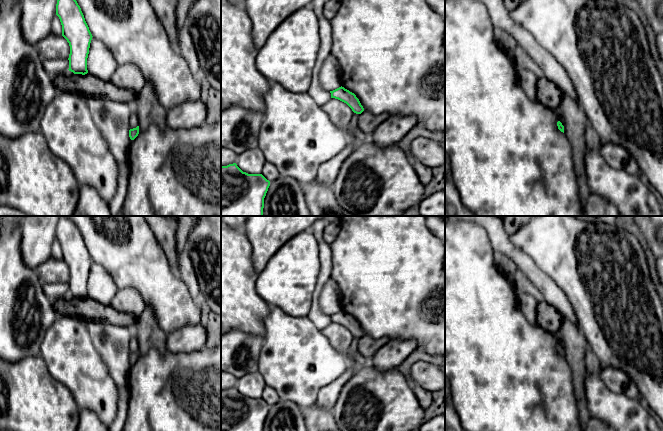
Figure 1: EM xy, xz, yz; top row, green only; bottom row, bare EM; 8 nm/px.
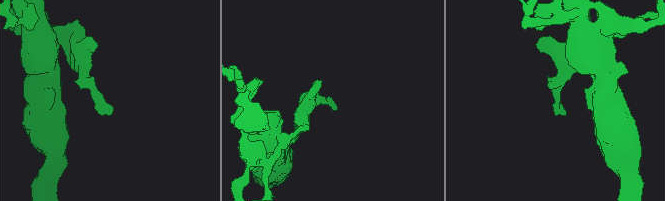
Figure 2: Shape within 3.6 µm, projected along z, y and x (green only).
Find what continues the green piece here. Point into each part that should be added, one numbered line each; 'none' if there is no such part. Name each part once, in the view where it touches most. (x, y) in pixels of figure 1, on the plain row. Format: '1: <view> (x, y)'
none

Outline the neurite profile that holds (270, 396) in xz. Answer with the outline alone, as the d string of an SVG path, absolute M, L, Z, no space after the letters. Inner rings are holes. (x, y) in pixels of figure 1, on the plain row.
M269 386L265 387L262 399L270 406L280 401L277 391Z

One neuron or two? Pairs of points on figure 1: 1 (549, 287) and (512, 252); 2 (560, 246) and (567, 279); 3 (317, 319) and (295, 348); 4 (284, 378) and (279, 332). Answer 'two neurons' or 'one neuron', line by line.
1: one neuron
2: one neuron
3: two neurons
4: one neuron

